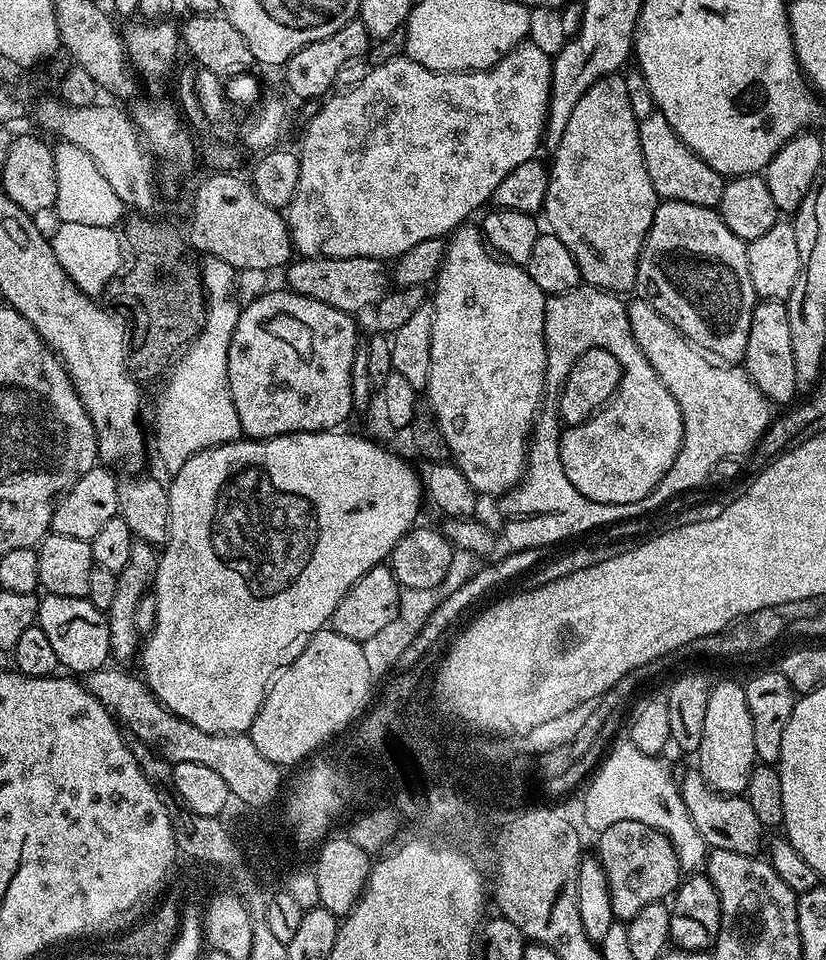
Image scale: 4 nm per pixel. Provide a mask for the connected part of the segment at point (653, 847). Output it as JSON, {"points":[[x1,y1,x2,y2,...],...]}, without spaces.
{"points":[[619,820,610,826,606,826,598,834,600,840,596,844,596,856,600,859,599,871,606,878,608,893,612,899,612,915,617,921,627,922,651,904,658,904,667,901,669,897,679,888,682,879,682,869,674,846,661,832,650,826,642,826,642,822,633,820]]}

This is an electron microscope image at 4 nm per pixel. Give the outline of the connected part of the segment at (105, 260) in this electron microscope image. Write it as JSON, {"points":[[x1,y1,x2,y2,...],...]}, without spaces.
{"points":[[59,222,50,232,50,243,54,258,66,270,66,274,78,286,78,290,87,296,96,298,107,289,113,280,121,275,120,267,124,264,126,244,116,228,106,226,82,226,79,222]]}

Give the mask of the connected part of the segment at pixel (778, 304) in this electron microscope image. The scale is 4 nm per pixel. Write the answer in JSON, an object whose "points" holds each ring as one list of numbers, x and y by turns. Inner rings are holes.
{"points":[[760,300,757,303,750,318,750,338,746,338,742,367,751,378,753,386,773,405,788,404,792,395,797,395,794,346,790,346,790,314,785,301]]}

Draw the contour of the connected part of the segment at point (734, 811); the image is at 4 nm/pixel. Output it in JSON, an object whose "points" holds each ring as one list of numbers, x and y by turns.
{"points":[[699,771,688,772,679,781,680,797,690,814,690,822,694,822,694,830,702,834,709,849,734,850,734,854,756,856,765,843,766,829,758,822,754,810,750,810,750,802,743,795,726,796,723,792,714,792,700,777]]}

